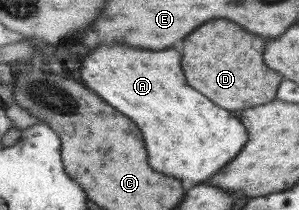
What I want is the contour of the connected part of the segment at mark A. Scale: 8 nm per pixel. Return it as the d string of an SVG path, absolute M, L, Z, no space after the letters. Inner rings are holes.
M119 43L99 45L80 61L82 81L99 97L103 97L107 103L111 103L115 109L119 109L123 115L135 121L135 125L143 131L143 141L149 153L149 165L153 169L193 183L203 183L207 177L217 173L223 165L227 165L227 162L243 149L243 145L249 139L245 127L239 123L237 117L233 117L227 109L219 109L215 103L211 103L207 97L203 97L199 91L191 89L185 83L179 61L181 61L181 53L175 49L145 51L145 49L127 47Z

